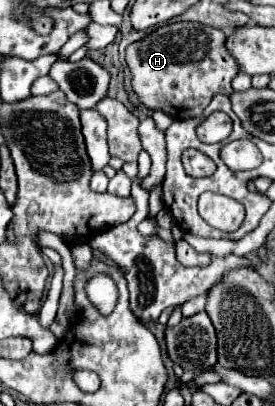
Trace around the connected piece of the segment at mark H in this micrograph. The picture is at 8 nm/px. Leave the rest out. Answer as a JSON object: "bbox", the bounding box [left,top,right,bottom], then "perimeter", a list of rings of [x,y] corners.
{"bbox":[127,22,239,118],"perimeter":[[[199,22],[163,24],[143,40],[127,46],[127,68],[131,72],[131,88],[147,110],[159,110],[171,118],[199,118],[215,94],[231,94],[231,80],[239,72],[237,62],[225,50],[225,32]]]}

